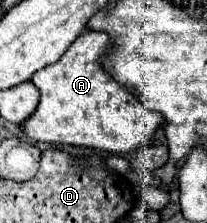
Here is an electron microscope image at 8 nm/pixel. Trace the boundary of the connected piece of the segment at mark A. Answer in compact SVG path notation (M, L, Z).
M85 30L55 64L45 66L31 78L41 98L35 114L21 126L25 136L35 142L85 146L115 154L135 152L153 138L163 118L147 110L127 88L103 72L101 56L107 46L109 36L105 32Z

